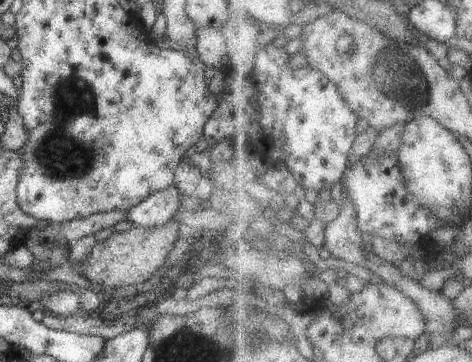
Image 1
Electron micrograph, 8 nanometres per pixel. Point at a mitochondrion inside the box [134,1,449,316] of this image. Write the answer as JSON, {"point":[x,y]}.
{"point":[400,77]}

